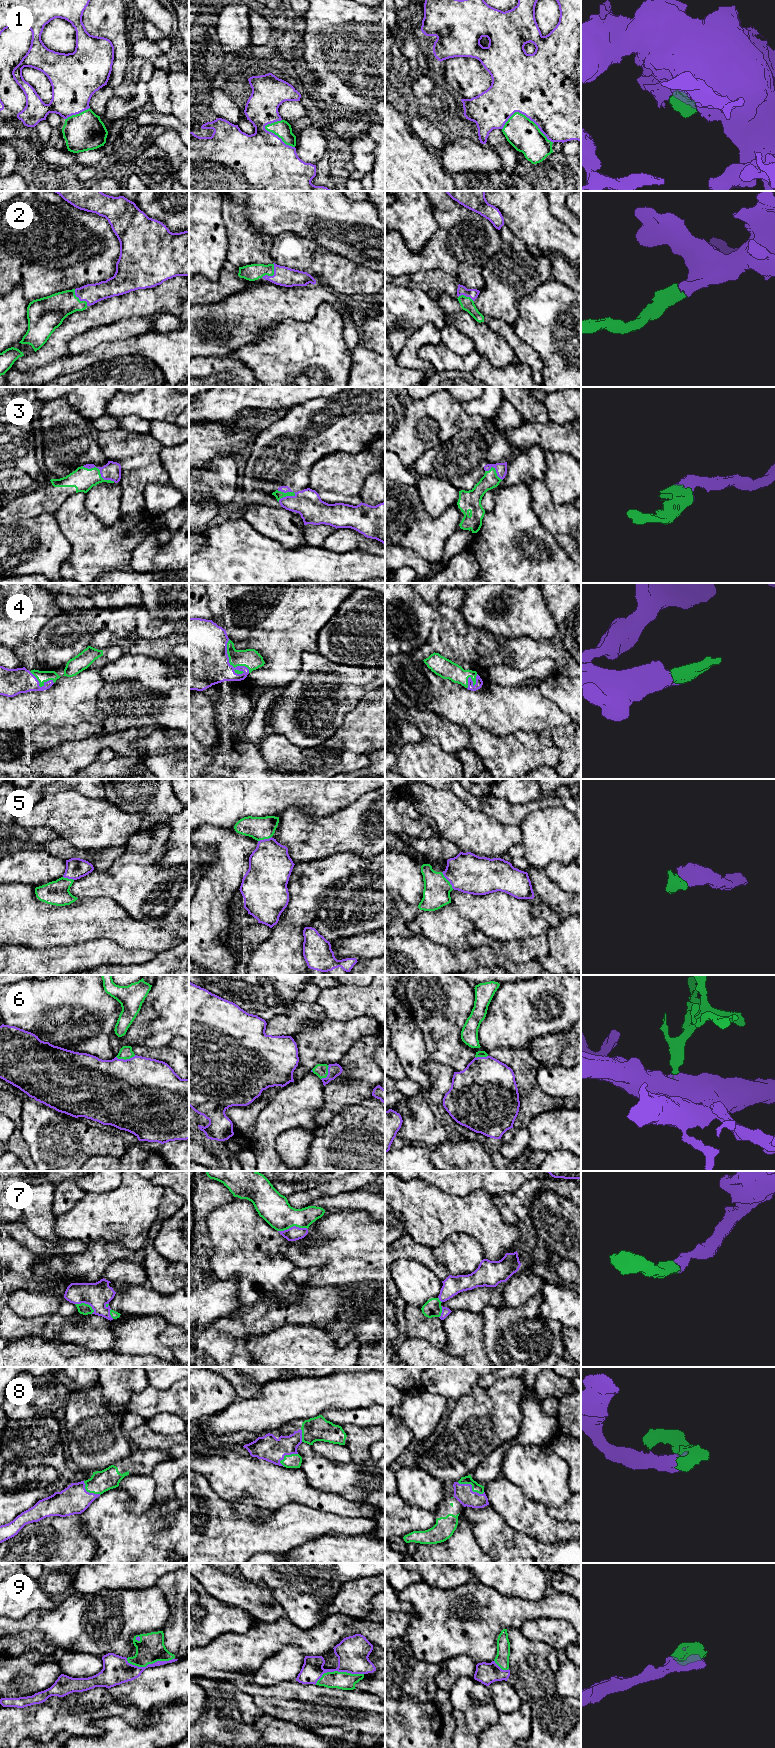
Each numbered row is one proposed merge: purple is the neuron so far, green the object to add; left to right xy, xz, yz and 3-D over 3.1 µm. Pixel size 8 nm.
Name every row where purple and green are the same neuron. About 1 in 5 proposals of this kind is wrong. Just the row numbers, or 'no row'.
1, 2, 3, 4, 5, 6, 7, 8, 9

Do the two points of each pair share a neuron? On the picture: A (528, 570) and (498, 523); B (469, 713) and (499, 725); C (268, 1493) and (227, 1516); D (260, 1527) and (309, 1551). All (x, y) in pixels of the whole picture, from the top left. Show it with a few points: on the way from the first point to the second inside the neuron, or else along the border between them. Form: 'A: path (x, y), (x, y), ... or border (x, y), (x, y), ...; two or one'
A: path (518, 561), (518, 557), (511, 547), (509, 535); one
B: path (476, 713), (487, 713), (492, 718); one
C: border (230, 1500), (250, 1496), (262, 1518), (275, 1510); two
D: border (319, 1536), (309, 1539), (285, 1552); two

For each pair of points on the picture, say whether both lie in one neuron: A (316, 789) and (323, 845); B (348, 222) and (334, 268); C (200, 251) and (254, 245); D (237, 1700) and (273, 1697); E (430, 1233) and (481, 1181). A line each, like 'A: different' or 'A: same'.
A: different
B: different
C: different
D: different
E: different

